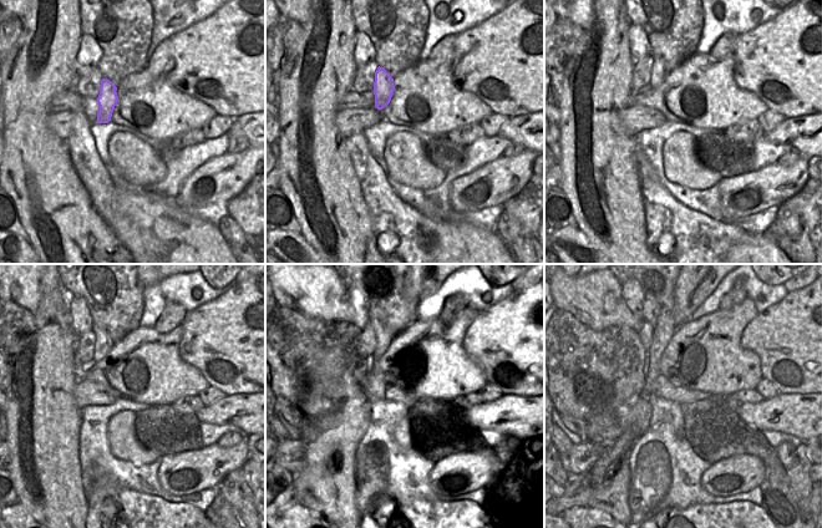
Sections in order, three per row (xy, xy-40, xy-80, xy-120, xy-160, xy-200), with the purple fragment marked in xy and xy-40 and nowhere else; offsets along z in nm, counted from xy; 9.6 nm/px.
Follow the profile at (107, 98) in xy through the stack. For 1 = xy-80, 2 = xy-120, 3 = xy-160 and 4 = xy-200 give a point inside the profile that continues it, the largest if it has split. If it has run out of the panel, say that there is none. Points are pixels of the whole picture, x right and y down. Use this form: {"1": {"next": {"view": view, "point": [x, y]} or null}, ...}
{"1": {"next": {"view": "xy-80", "point": [660, 71]}}, "2": {"next": {"view": "xy-120", "point": [103, 345]}}, "3": {"next": {"view": "xy-160", "point": [381, 335]}}, "4": {"next": {"view": "xy-200", "point": [650, 306]}}}

